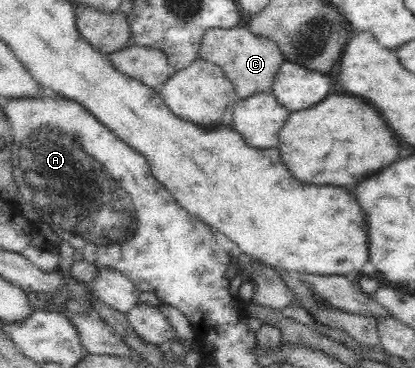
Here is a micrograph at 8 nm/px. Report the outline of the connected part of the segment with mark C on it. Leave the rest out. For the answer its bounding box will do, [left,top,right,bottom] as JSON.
[198,26,285,99]

